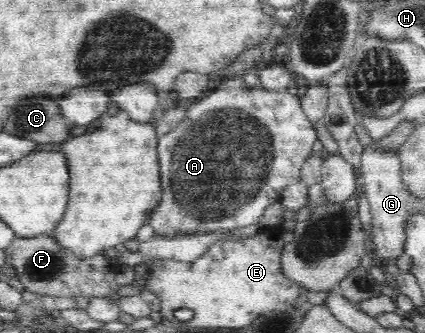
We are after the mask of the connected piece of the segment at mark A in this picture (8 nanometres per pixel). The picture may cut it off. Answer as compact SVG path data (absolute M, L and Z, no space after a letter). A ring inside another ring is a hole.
M241 75L236 77L228 77L225 80L220 80L220 85L213 85L211 90L196 103L192 104L187 110L184 119L178 122L178 125L159 137L157 141L158 163L159 165L159 178L163 189L160 203L151 211L147 224L154 228L156 236L160 237L182 237L192 234L208 233L218 230L233 230L234 228L244 227L246 225L258 224L260 217L268 205L278 201L281 191L286 189L293 183L301 181L301 169L306 159L310 157L312 146L316 143L317 135L316 128L314 128L311 121L304 115L304 109L300 104L299 96L292 96L287 91L266 91L261 86L249 88L245 85Z

